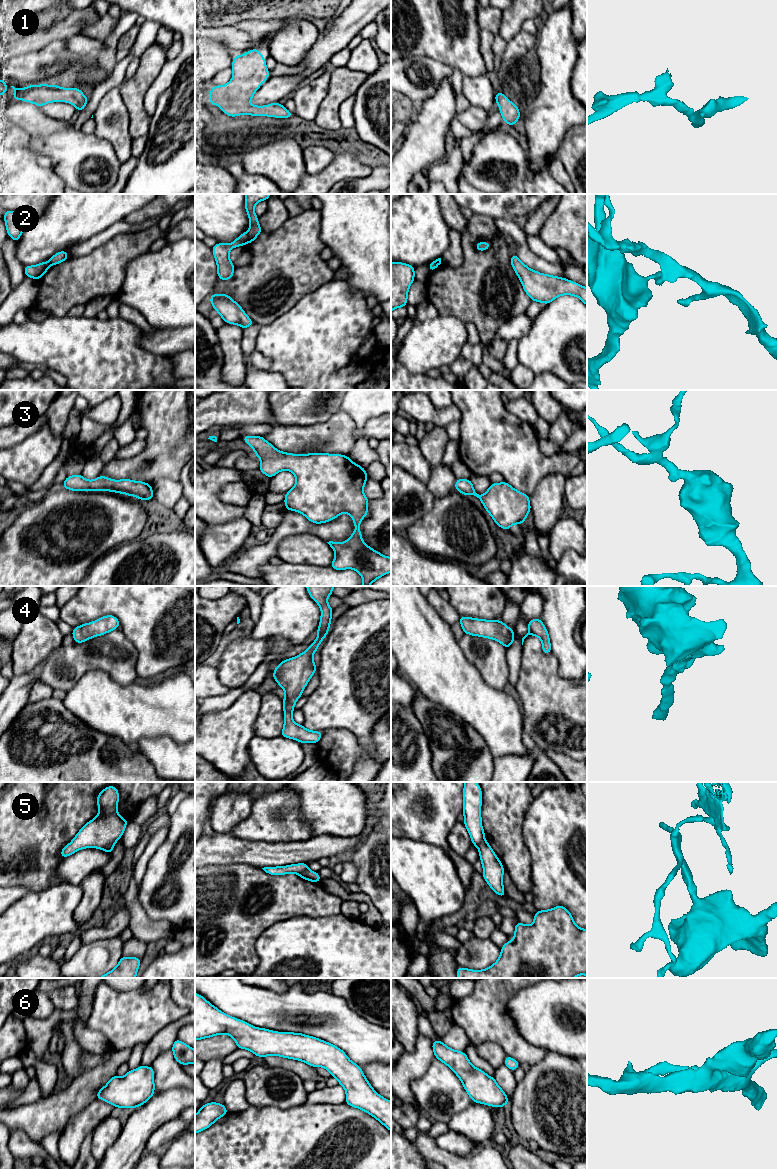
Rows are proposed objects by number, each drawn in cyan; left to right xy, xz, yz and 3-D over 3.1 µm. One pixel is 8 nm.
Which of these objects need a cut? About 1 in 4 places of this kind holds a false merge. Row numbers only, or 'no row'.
2, 5

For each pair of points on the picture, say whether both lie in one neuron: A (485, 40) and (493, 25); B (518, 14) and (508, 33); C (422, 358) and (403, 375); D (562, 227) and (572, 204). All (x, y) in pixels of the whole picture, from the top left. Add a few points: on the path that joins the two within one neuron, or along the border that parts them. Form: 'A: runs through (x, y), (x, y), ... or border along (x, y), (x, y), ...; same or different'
A: border along (481, 28), (489, 30), (494, 35); different
B: runs through (513, 19), (509, 28); same
C: border along (401, 364), (410, 372), (425, 374); different
D: runs through (568, 221), (571, 218), (572, 210); same

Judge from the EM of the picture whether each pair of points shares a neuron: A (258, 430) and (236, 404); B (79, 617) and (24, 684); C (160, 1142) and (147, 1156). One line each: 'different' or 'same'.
A: different
B: different
C: different

